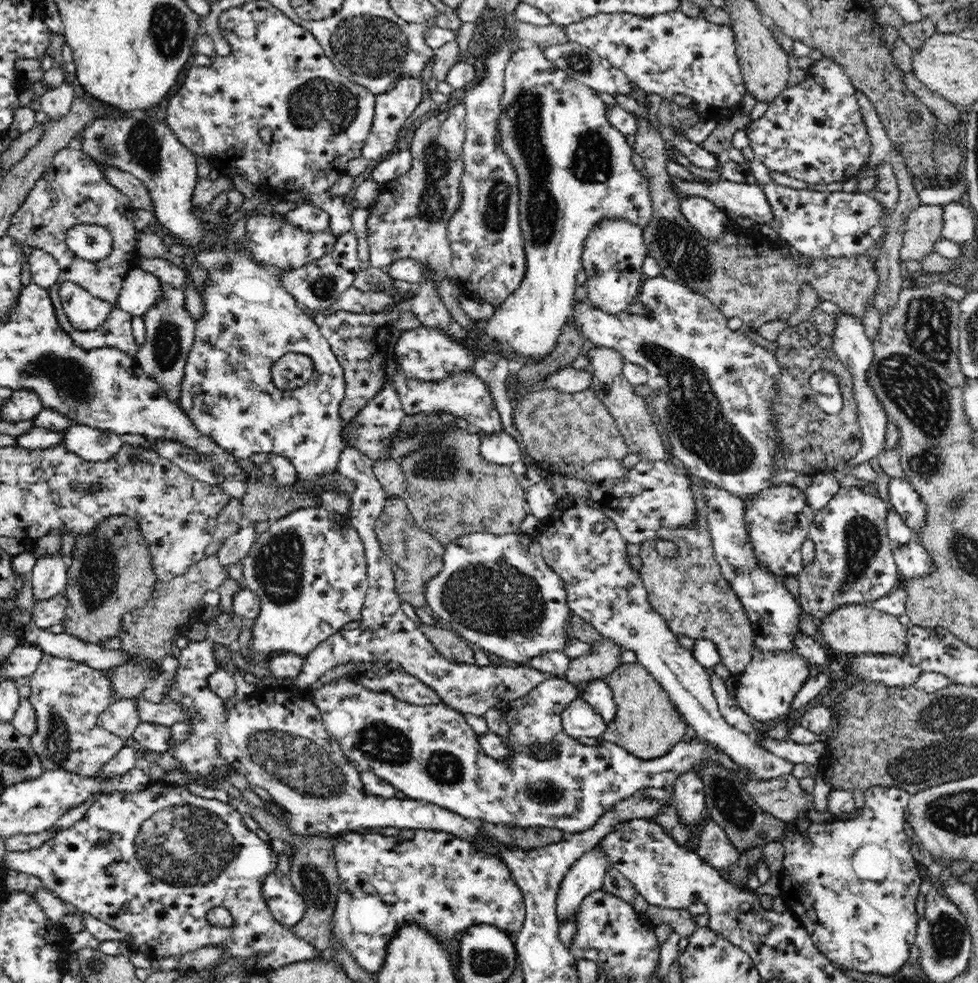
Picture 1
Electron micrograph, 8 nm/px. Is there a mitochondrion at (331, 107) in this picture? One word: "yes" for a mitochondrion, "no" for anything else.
yes

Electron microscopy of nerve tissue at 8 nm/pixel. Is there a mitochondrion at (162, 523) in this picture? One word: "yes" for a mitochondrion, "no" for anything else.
no

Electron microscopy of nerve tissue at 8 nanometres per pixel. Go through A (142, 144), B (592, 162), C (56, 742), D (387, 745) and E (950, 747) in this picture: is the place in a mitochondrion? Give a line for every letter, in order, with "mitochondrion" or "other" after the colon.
A: mitochondrion
B: mitochondrion
C: mitochondrion
D: mitochondrion
E: mitochondrion

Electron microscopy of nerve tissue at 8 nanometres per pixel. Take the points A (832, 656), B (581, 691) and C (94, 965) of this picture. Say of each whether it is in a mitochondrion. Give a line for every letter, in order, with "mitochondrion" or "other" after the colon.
A: other
B: other
C: mitochondrion

